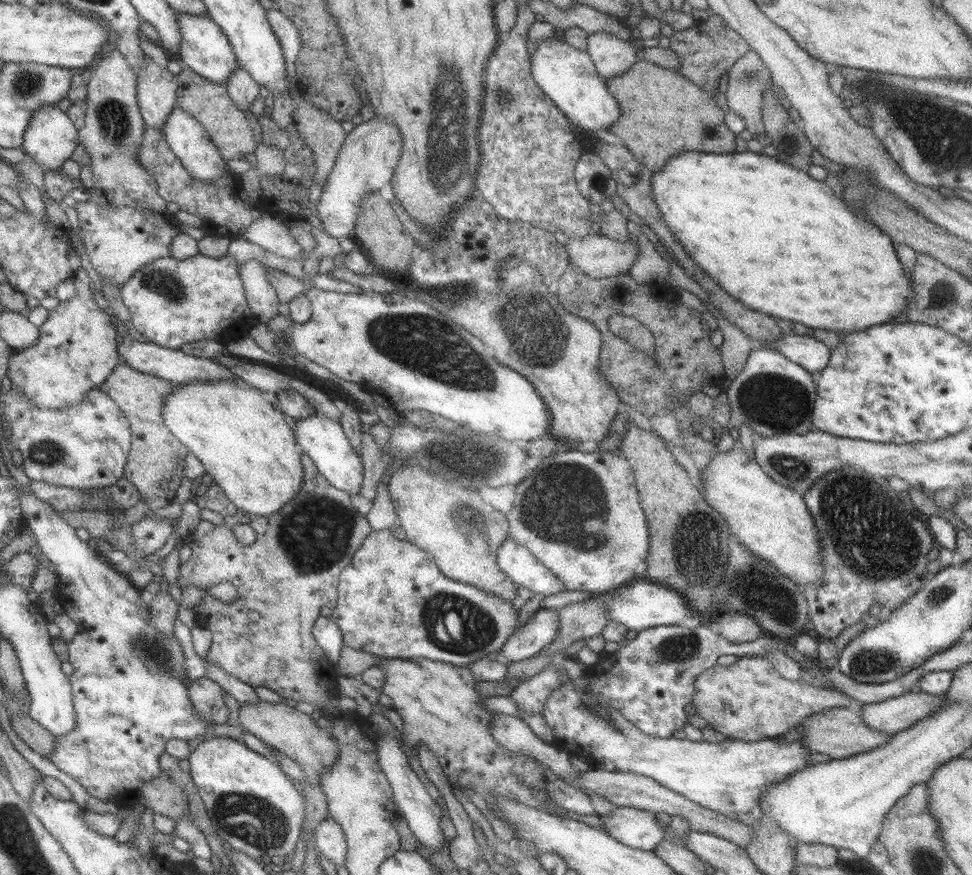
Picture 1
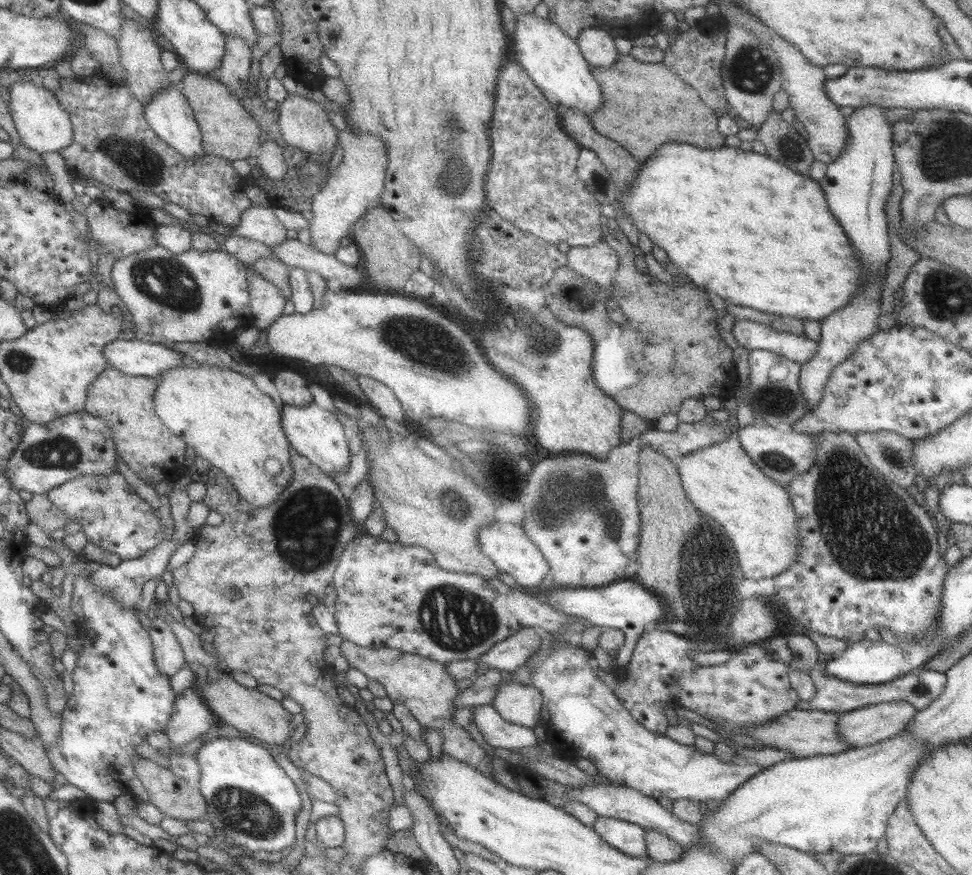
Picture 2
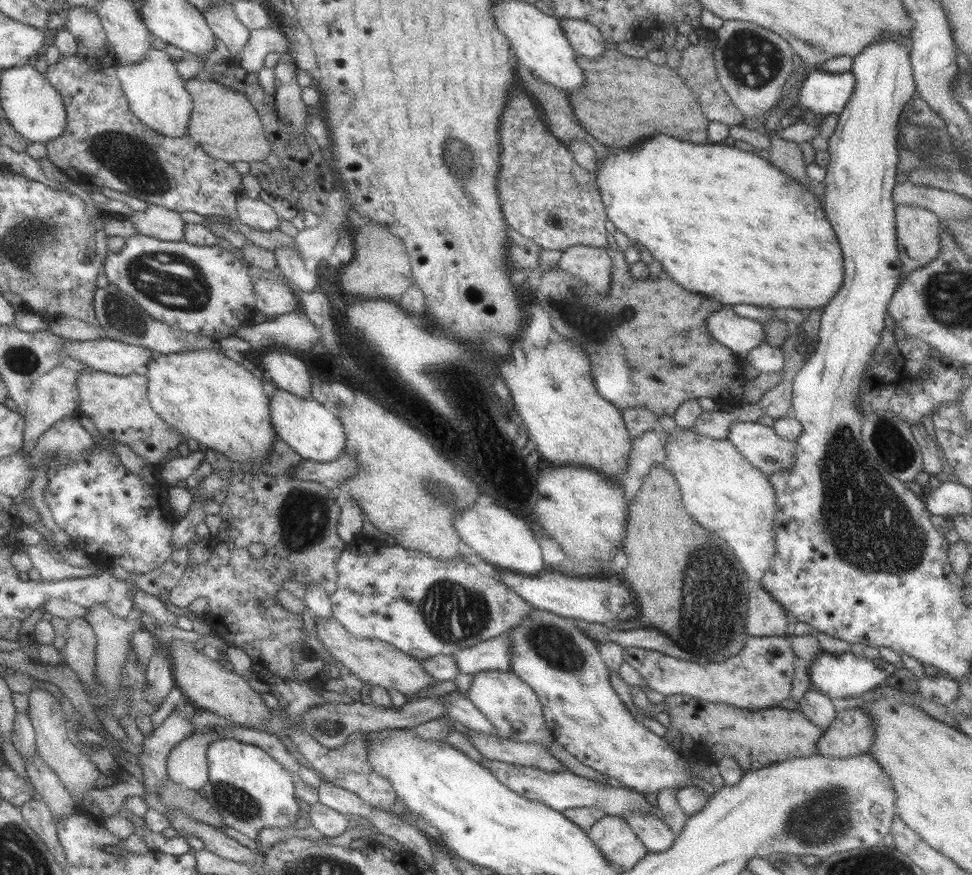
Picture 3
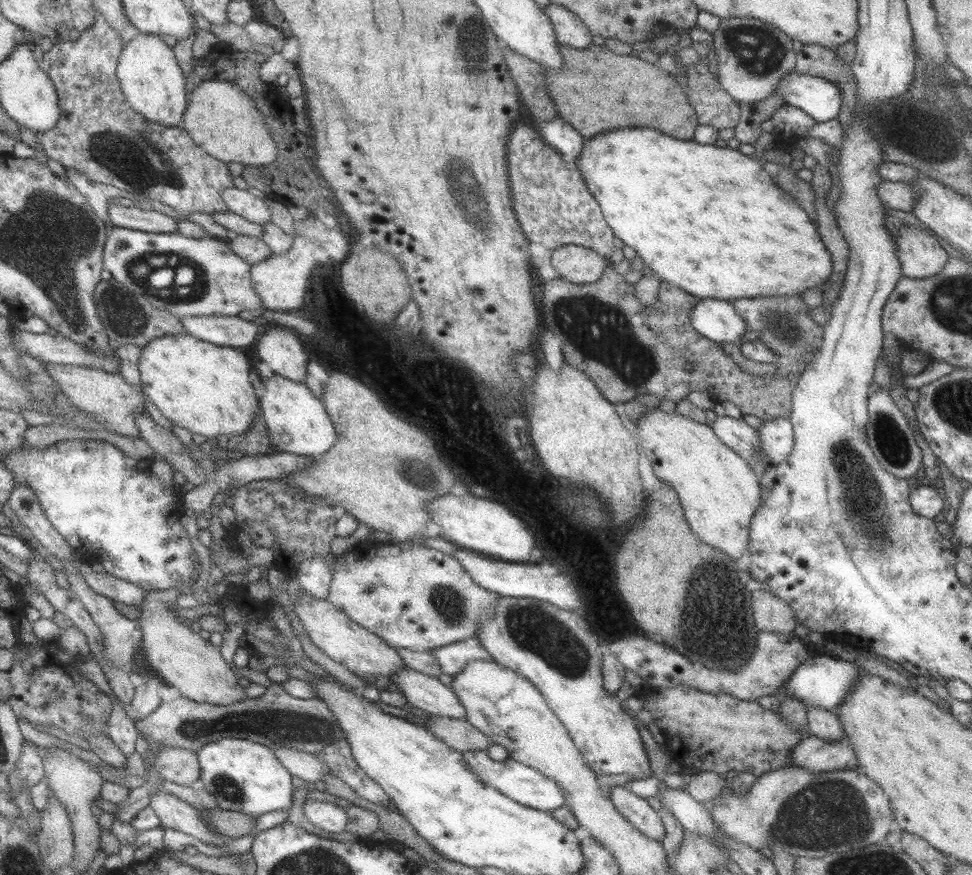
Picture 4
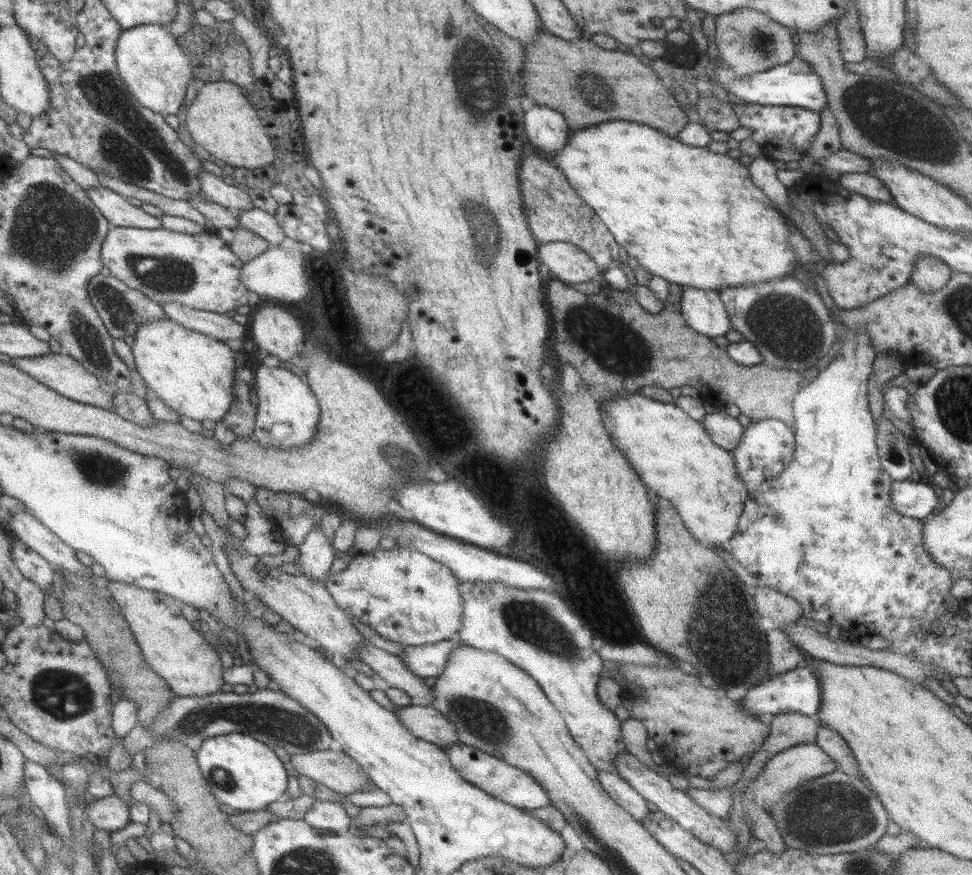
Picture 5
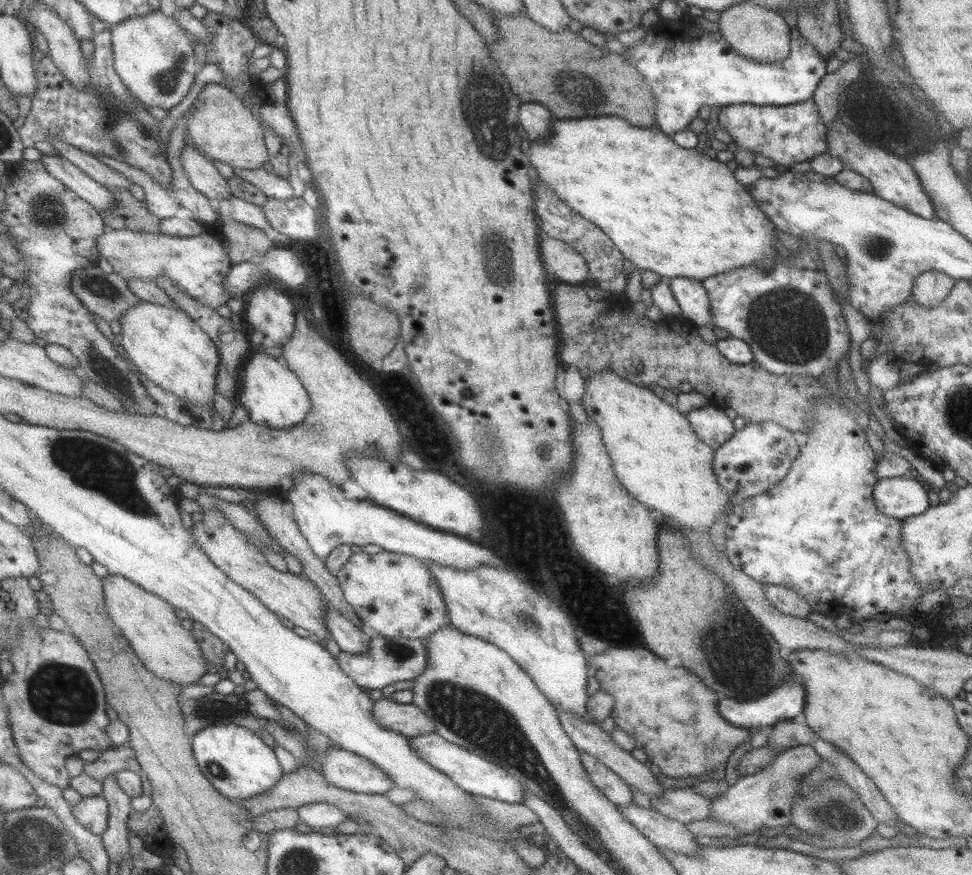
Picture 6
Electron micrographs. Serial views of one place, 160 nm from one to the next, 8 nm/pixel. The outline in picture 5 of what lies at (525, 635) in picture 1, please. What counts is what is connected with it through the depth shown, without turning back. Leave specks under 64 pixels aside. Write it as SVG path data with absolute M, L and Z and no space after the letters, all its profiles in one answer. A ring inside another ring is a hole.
M449 639L440 640L435 644L402 645L398 657L411 674L419 677L436 677L443 670L448 652L458 646Z

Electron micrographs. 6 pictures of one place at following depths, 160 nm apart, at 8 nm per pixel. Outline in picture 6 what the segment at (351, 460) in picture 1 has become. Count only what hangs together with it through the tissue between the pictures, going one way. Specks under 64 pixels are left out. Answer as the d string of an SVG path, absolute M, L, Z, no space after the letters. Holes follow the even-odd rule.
M259 349L243 368L243 378L236 392L236 402L243 406L248 420L268 427L284 429L297 424L307 414L310 402L295 374Z

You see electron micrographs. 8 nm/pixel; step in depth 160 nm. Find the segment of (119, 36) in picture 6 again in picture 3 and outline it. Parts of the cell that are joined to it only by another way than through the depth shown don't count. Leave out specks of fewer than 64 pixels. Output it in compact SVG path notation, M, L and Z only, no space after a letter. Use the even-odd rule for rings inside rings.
M151 46L138 61L117 65L116 77L130 111L145 126L163 136L177 138L187 135L187 123L193 108L192 98L185 90L185 81L175 71L175 62L169 59L163 49L157 50Z

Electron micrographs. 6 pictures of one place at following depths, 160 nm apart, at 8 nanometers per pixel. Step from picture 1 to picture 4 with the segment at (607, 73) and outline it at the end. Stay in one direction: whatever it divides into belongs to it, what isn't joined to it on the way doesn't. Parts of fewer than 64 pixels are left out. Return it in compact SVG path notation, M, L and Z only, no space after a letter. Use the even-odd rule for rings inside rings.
M550 2L543 8L543 12L553 26L556 42L576 49L587 48L593 43L587 27L565 7Z

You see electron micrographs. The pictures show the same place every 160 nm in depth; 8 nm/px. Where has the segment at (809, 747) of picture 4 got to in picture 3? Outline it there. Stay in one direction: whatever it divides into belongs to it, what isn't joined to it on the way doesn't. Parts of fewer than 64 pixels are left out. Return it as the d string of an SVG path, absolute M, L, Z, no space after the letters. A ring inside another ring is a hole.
M857 708L835 714L833 723L815 742L817 755L843 759L866 754L873 744L873 721Z

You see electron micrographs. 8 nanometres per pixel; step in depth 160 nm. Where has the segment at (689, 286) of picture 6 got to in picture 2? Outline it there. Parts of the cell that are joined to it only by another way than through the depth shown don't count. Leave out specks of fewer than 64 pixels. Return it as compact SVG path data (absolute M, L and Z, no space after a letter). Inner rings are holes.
M736 319L730 334L739 346L750 350L761 349L780 354L797 364L807 362L816 351L817 343L803 334L775 331L769 324L748 319Z

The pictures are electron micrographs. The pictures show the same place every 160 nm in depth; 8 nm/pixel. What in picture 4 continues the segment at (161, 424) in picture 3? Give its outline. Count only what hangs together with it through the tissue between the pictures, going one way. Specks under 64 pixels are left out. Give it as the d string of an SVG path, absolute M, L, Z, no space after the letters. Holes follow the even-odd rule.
M45 363L44 365L47 375L59 385L59 389L69 399L73 407L95 416L97 422L103 424L103 428L107 431L132 437L136 441L139 440L132 414L146 412L142 405L144 399L142 386L133 387L125 383L123 377L117 373L109 374L109 372L103 372L103 370L97 370L97 368L89 368L89 366L53 363Z

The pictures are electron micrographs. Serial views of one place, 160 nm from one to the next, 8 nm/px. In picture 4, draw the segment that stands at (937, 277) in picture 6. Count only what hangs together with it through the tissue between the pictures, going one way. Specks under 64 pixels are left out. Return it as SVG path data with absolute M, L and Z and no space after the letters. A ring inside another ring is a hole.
M902 223L897 233L896 250L901 275L907 278L931 278L939 275L947 263L948 254L922 225Z

